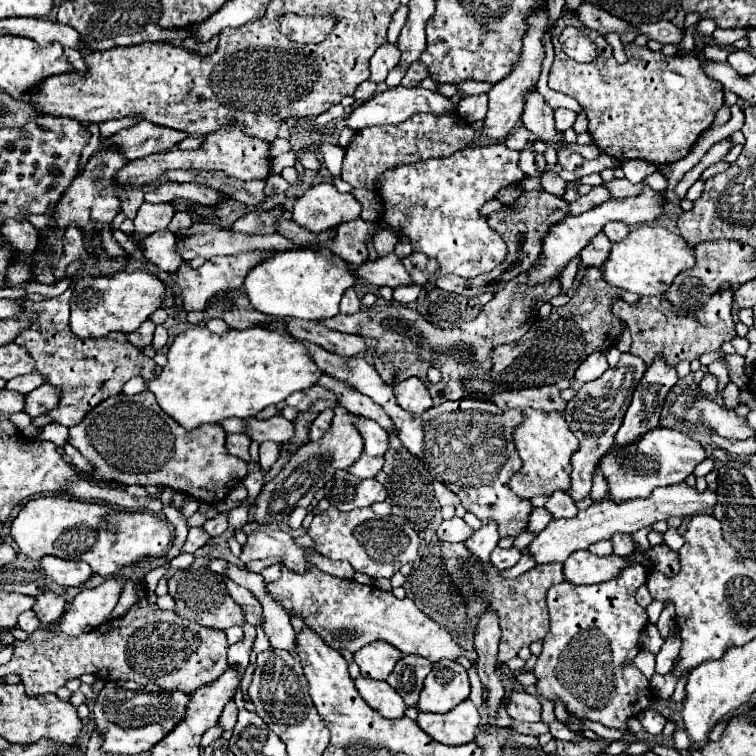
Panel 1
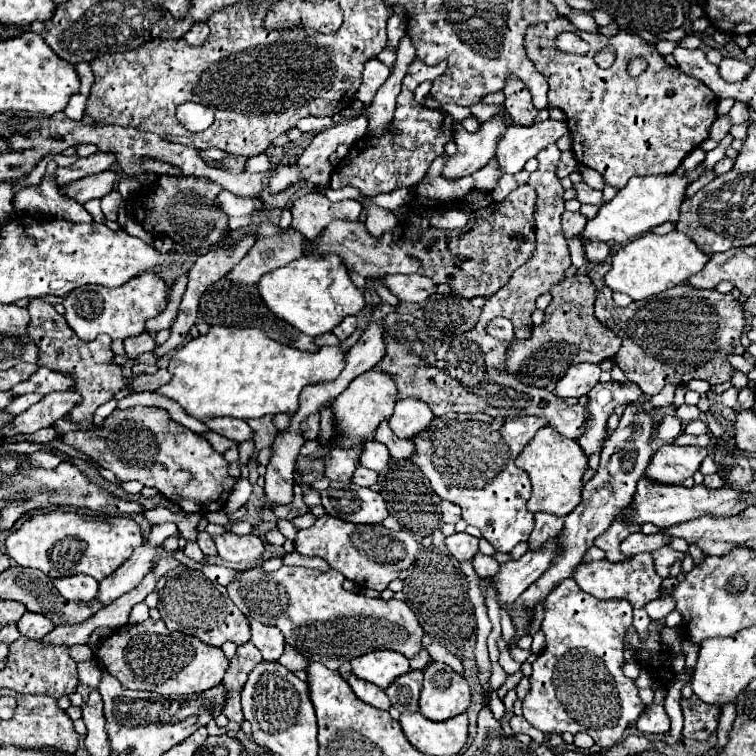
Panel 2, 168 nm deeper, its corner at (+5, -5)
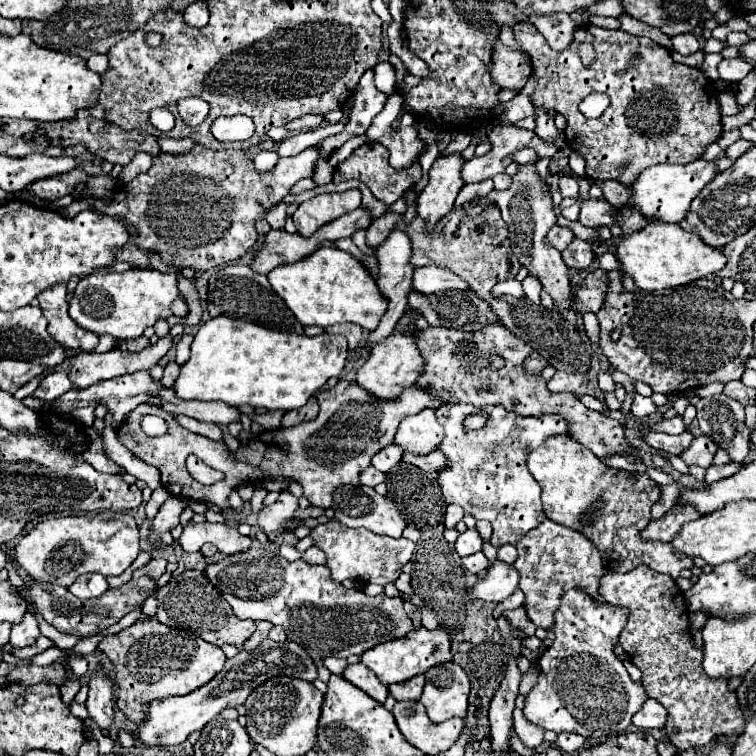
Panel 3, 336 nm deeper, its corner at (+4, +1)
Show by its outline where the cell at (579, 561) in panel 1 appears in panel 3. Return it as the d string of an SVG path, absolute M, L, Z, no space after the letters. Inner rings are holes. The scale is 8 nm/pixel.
M638 566L626 574L620 572L608 572L602 576L600 582L600 596L608 604L626 606L630 610L628 622L620 634L620 646L630 656L632 664L636 664L642 672L642 684L648 694L648 698L658 700L666 710L668 718L664 724L668 740L676 746L678 752L684 752L694 746L706 746L718 736L730 736L736 738L744 732L744 714L738 706L736 692L728 690L726 678L710 678L702 668L702 646L694 644L692 632L690 632L690 620L688 620L688 608L682 598L680 588L670 576L664 576L648 566Z

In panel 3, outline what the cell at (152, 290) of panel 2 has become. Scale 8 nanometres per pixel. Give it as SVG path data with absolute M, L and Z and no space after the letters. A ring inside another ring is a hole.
M130 268L122 274L96 272L80 280L70 300L70 318L84 330L94 334L110 334L116 340L130 340L142 336L158 318L188 316L188 306L178 292L176 274L162 274L152 268Z

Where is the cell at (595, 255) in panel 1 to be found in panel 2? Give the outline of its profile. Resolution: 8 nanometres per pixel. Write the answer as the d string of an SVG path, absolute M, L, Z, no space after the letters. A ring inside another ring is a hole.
M599 262L589 272L597 288L595 316L623 340L617 352L617 364L627 380L639 384L649 396L655 396L667 382L687 384L691 378L703 378L709 384L721 384L731 380L733 368L727 362L727 354L745 352L739 342L745 326L743 308L731 292L721 294L717 290L697 290L681 284L649 300L621 308L613 302L611 288L603 280L609 268L609 262Z

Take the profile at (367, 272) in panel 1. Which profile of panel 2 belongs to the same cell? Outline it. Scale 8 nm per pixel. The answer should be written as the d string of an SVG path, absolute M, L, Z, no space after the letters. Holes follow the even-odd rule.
M387 274L383 284L399 298L399 302L423 302L435 292L435 284L421 274Z

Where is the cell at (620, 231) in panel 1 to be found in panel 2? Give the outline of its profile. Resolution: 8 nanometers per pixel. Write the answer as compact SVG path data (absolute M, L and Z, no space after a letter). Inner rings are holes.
M589 242L585 244L585 258L589 262L603 262L611 252L611 246L605 242Z

